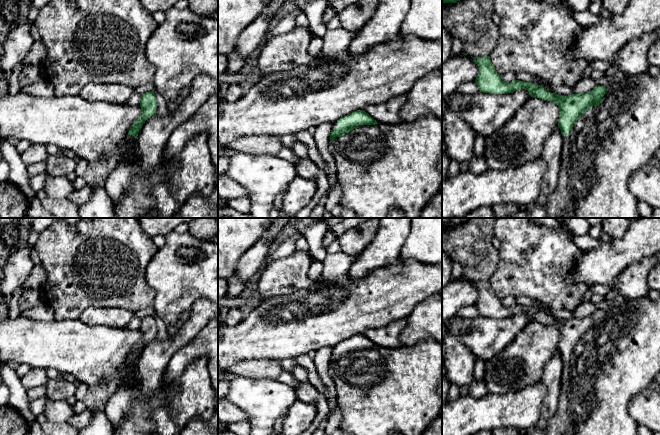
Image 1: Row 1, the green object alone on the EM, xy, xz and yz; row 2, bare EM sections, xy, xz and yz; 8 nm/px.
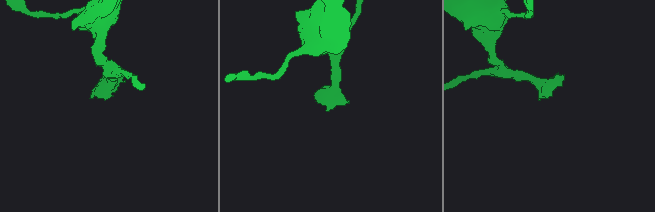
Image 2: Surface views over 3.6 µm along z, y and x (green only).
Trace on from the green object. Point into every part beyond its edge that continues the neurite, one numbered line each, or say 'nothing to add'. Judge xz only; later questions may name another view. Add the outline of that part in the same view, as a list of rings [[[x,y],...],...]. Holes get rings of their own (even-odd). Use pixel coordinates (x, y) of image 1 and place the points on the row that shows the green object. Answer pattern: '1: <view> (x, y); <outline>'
1: xz (379, 167); [[[432,115],[399,125],[380,122],[359,125],[330,141],[329,151],[334,157],[337,180],[342,188],[339,207],[352,210],[358,218],[387,218],[391,208],[398,208],[405,218],[420,218],[423,208],[442,188],[442,172],[438,168],[442,160],[442,123]]]

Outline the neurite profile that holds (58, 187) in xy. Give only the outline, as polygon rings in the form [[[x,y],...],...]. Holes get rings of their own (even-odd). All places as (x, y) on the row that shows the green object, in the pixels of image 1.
[[[47,175],[44,191],[48,197],[54,199],[69,199],[75,190],[71,181],[66,177]]]

